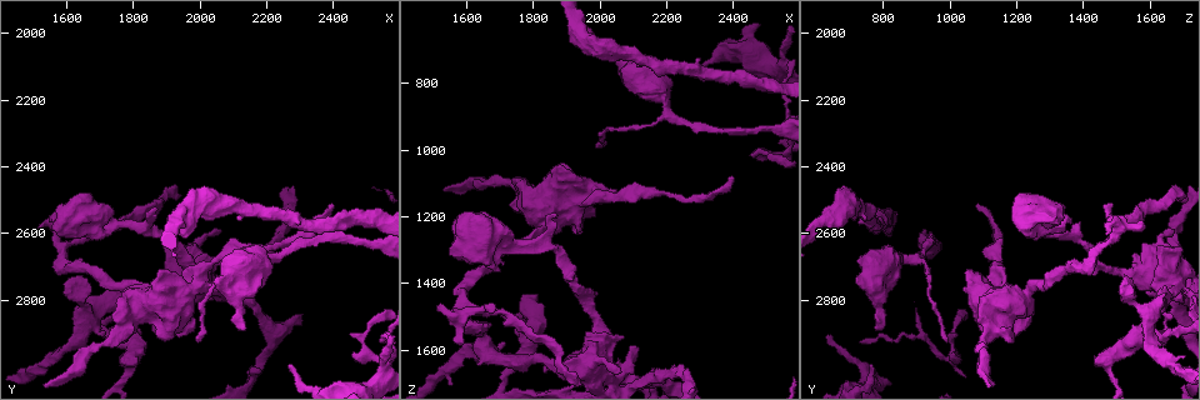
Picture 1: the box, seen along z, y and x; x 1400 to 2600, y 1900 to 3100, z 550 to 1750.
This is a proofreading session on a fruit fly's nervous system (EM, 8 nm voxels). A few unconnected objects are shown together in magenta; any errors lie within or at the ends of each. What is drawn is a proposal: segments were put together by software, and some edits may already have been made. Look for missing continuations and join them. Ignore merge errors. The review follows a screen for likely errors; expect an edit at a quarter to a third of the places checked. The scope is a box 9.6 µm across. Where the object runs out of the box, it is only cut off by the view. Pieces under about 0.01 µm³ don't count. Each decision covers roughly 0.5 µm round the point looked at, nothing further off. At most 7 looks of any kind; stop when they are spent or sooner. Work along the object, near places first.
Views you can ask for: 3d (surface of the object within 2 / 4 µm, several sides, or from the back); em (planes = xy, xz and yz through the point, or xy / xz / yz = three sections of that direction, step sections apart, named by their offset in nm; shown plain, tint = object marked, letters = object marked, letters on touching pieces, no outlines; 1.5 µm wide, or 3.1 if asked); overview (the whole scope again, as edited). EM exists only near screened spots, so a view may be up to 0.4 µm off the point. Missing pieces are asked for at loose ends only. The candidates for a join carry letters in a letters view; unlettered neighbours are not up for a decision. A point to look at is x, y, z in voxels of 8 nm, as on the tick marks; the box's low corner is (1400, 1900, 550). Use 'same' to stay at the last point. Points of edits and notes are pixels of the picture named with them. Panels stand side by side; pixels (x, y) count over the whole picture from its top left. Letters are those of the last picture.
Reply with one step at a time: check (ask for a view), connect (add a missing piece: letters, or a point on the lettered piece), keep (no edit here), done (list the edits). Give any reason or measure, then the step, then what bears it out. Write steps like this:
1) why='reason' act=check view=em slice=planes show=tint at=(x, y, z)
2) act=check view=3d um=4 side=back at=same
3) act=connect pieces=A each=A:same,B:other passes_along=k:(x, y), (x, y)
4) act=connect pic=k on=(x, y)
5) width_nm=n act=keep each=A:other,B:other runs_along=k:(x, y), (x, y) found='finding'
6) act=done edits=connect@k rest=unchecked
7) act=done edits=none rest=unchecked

why='free end' act=check view=3d um=4 at=(1870, 2520, 1200)

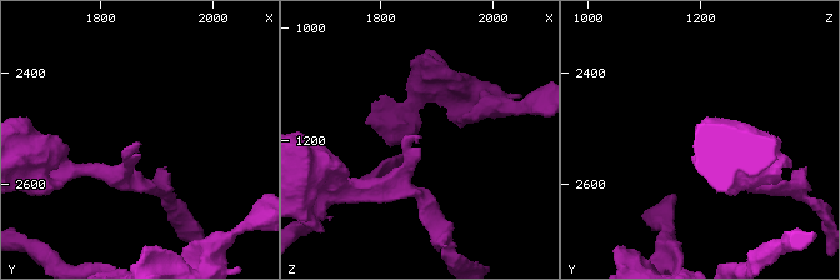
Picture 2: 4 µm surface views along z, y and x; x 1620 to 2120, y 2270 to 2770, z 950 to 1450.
act=check view=em slice=planes show=letters at=(1875, 2525, 1195)

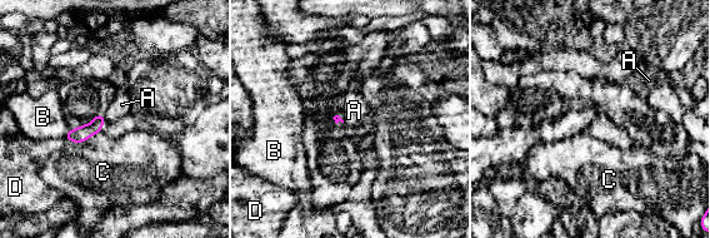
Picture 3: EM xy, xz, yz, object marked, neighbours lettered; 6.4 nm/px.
act=keep each=A:other,B:other,C:other,D:other border=3:(100, 113), (108, 120) found='no lettered piece goes on from it'

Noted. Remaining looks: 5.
why='thick end' act=check view=em slice=planes show=letters at=(2040, 2740, 720)

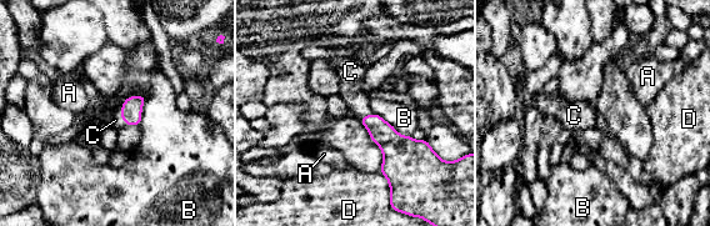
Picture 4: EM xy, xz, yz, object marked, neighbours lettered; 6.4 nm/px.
act=connect pieces=C each=A:other,B:other,C:same,D:other passes_along=4:(131, 109), (120, 112), (115, 120) found='it goes on there'

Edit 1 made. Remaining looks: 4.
why='an open end' act=check view=em slice=planes show=letters at=(2260, 3000, 760)

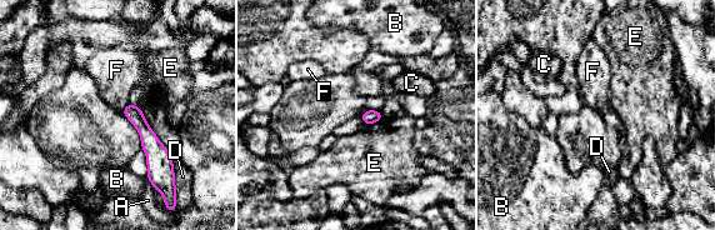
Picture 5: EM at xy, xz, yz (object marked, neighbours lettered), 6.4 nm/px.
act=keep each=A:other,B:other,C:other,D:other,E:other,F:other runs_along=5:(129, 108), (154, 148), (153, 178) found='no lettered piece goes on from it'

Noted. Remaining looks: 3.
act=done edits=connect@4 rest=unchecked

